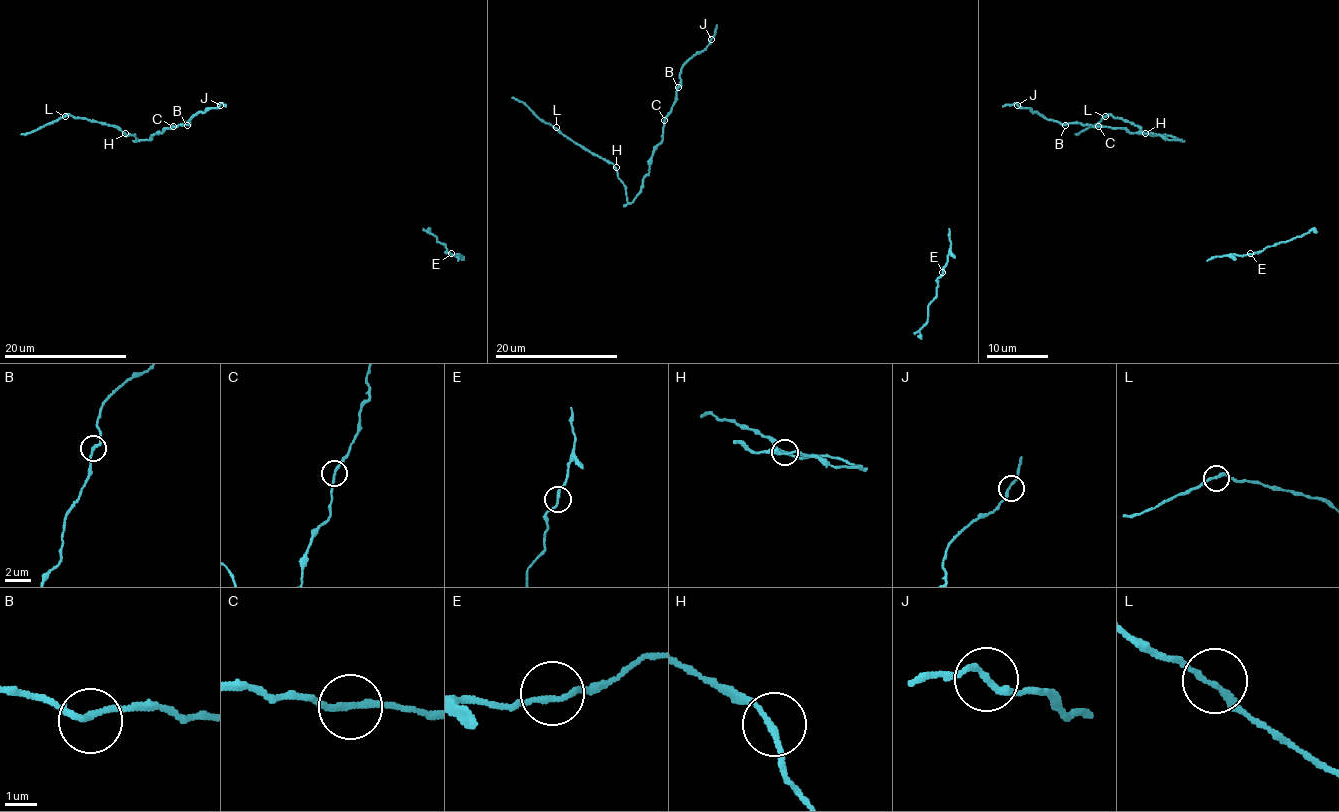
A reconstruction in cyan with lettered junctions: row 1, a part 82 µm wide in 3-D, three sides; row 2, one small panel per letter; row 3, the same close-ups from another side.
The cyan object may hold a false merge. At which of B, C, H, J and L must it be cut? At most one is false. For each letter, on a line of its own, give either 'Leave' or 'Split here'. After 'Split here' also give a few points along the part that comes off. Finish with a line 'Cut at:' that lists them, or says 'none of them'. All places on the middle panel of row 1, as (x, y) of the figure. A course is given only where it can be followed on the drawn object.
B: Leave
C: Leave
H: Leave
J: Leave
L: Leave
Cut at: none of them

